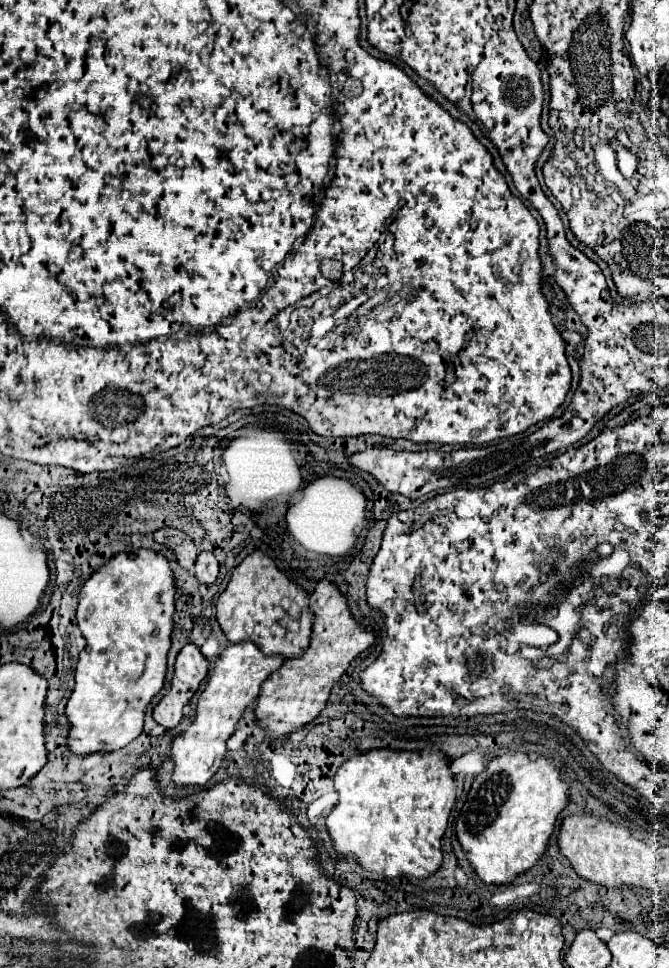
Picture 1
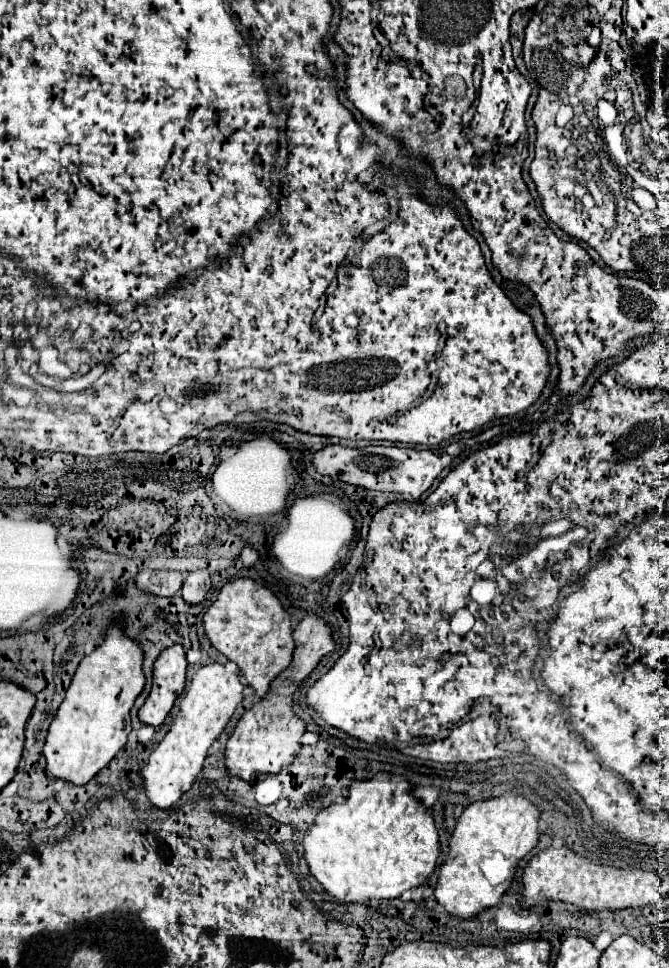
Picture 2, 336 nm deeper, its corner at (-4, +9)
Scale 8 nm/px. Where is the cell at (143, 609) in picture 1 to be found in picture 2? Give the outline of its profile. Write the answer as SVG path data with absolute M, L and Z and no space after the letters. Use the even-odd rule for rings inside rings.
M108 634L92 654L82 658L46 734L42 752L46 758L48 778L84 786L126 744L132 730L130 708L144 688L140 666L140 648L136 642L128 642L124 634Z

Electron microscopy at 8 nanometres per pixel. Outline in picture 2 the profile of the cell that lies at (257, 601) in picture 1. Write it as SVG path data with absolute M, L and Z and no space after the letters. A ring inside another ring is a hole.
M250 578L232 580L218 592L216 602L204 614L204 630L212 646L238 664L244 682L256 690L258 698L264 698L270 682L292 660L294 640L290 616L268 588Z

